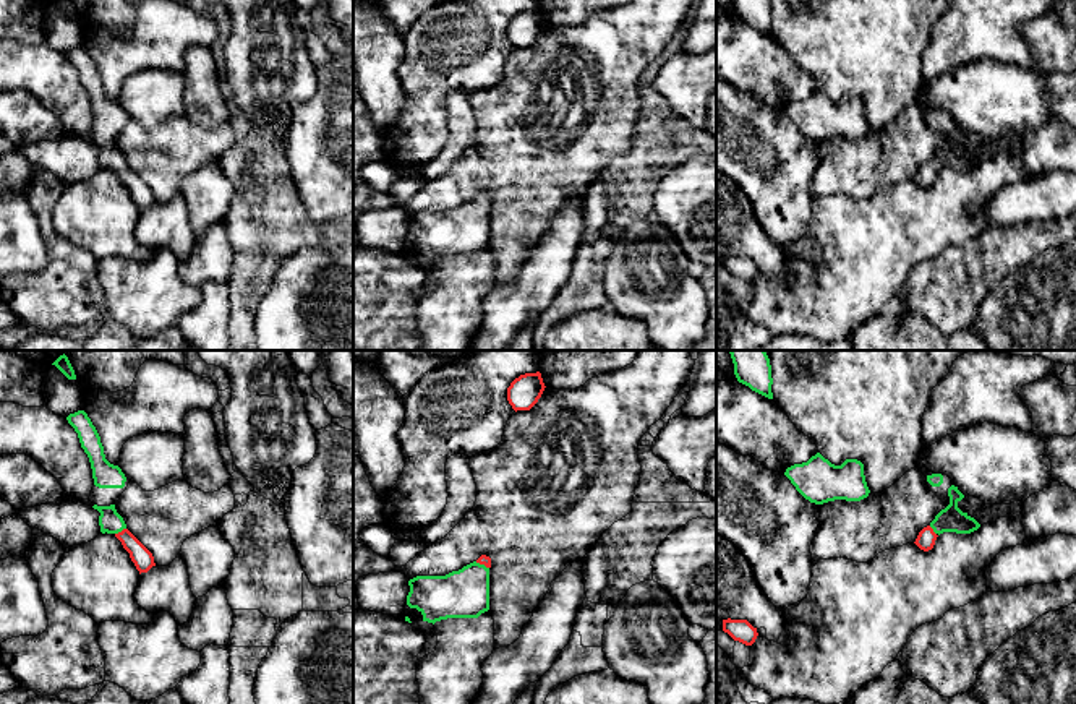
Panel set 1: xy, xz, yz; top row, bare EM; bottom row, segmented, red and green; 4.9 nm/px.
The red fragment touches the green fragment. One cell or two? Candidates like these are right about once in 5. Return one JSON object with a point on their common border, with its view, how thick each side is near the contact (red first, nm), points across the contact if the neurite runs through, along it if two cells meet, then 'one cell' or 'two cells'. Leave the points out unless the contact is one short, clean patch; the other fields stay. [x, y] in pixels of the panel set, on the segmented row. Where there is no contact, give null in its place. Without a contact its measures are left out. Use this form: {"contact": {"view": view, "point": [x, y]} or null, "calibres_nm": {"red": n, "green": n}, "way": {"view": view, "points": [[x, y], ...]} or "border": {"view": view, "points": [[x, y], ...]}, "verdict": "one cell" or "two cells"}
{"contact": {"view": "xy", "point": [122, 531]}, "calibres_nm": {"red": 100, "green": 110}, "way": {"view": "xy", "points": [[141, 557], [122, 531], [111, 521]]}, "verdict": "one cell"}

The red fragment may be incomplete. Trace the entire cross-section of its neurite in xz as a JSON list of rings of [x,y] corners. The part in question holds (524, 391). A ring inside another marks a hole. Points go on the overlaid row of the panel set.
[[[525,373],[515,378],[507,388],[507,401],[512,409],[530,410],[544,391],[541,373]]]

